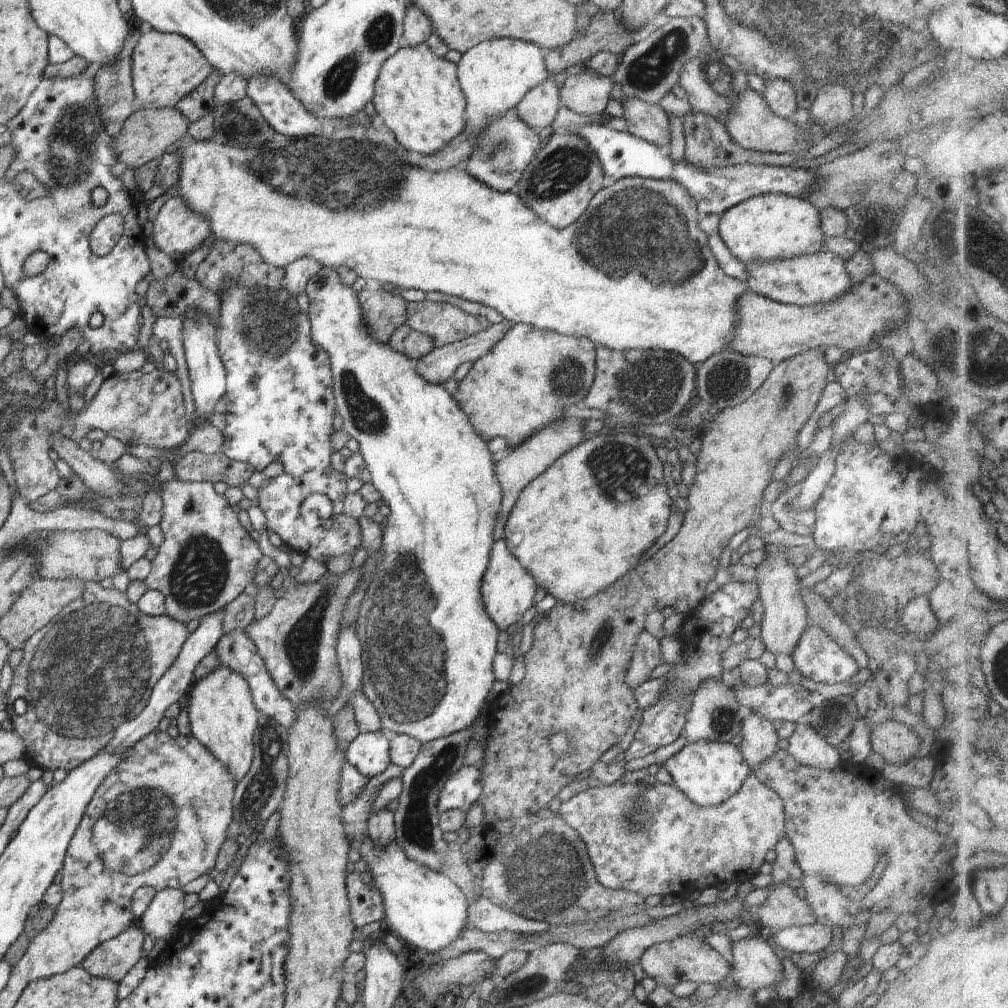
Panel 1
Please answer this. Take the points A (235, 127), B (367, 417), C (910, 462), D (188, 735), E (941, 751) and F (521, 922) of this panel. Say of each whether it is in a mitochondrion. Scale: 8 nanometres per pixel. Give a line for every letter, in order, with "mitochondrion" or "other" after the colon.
A: mitochondrion
B: mitochondrion
C: other
D: other
E: other
F: mitochondrion

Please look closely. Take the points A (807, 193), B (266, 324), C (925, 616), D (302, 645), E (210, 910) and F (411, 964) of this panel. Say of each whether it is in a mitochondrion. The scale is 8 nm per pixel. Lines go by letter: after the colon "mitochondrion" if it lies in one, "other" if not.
A: other
B: mitochondrion
C: other
D: mitochondrion
E: other
F: other

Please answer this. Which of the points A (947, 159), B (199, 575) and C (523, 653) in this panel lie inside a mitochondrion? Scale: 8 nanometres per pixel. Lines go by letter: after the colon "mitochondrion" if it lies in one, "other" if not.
A: other
B: mitochondrion
C: other

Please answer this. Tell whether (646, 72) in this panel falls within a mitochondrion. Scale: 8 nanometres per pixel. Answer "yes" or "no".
yes

